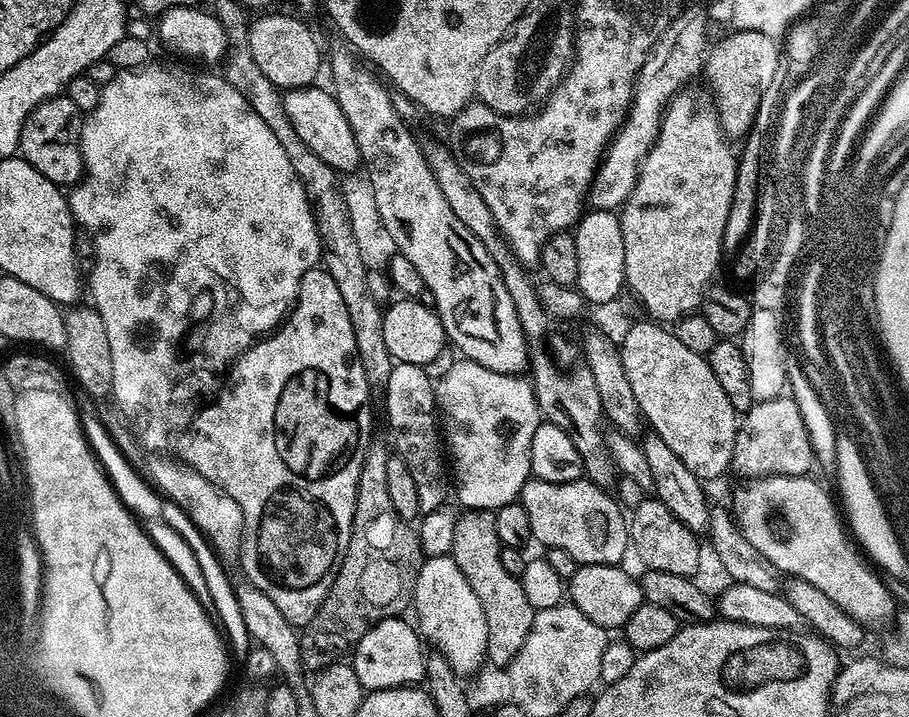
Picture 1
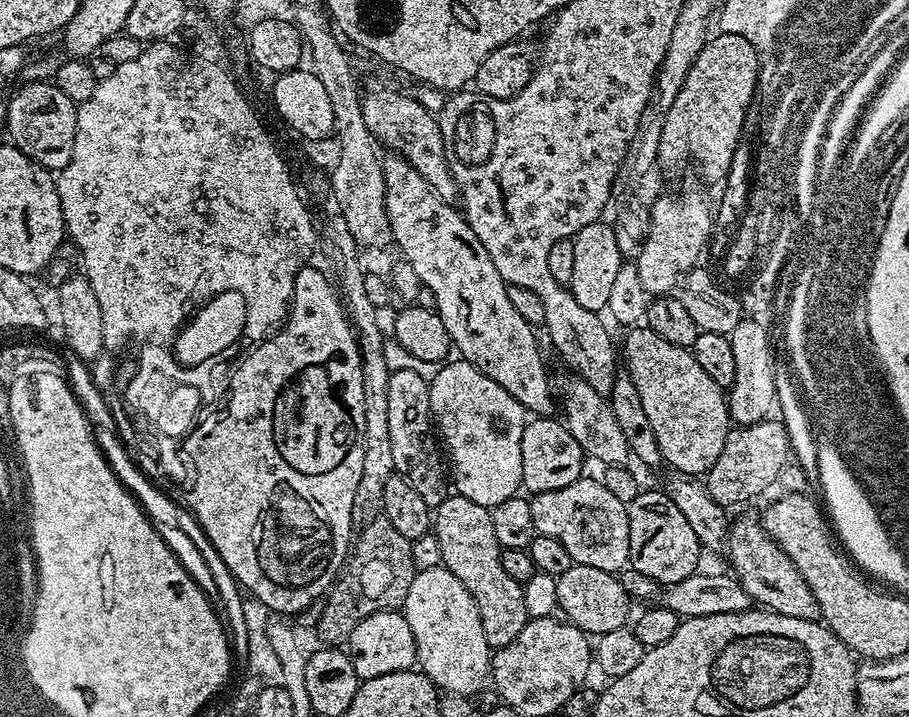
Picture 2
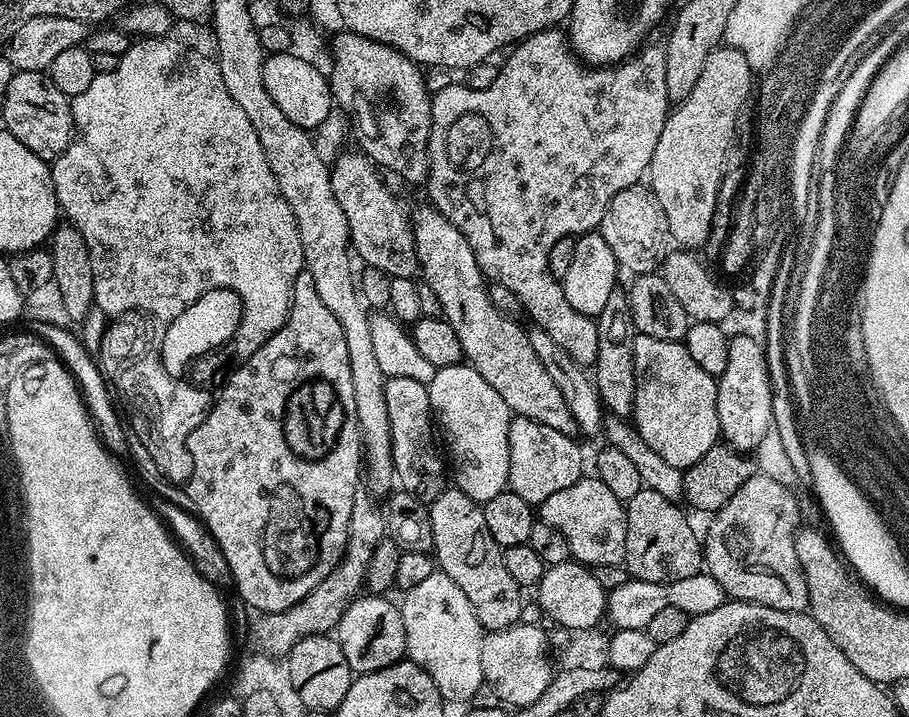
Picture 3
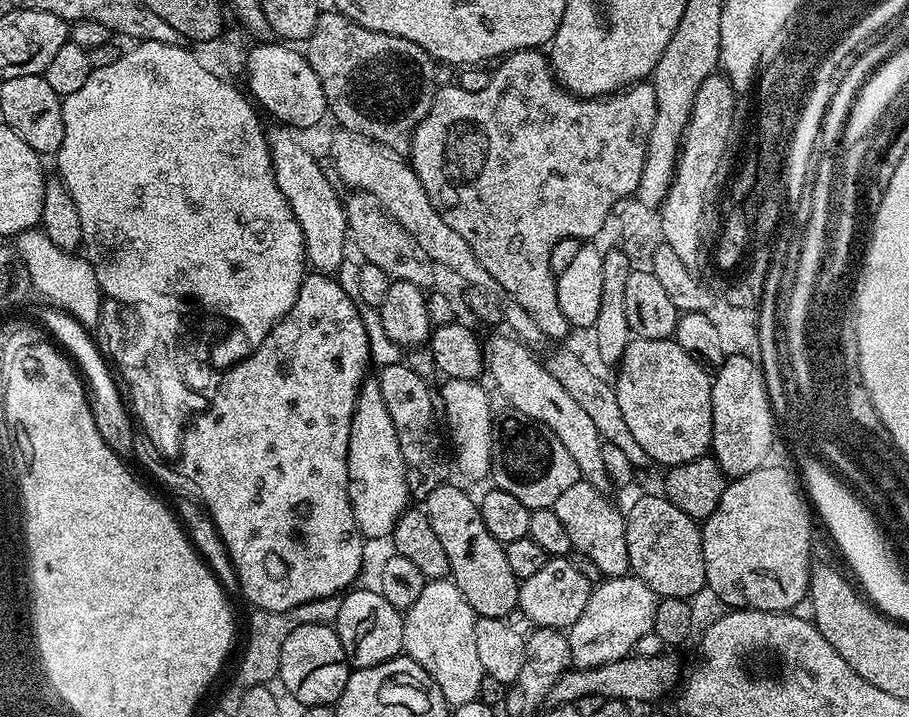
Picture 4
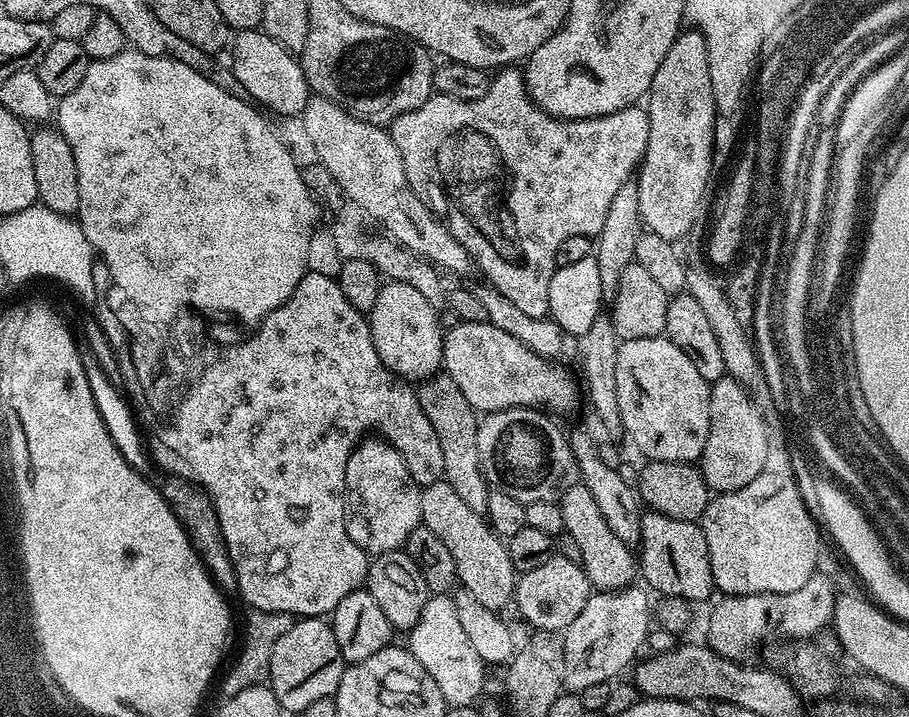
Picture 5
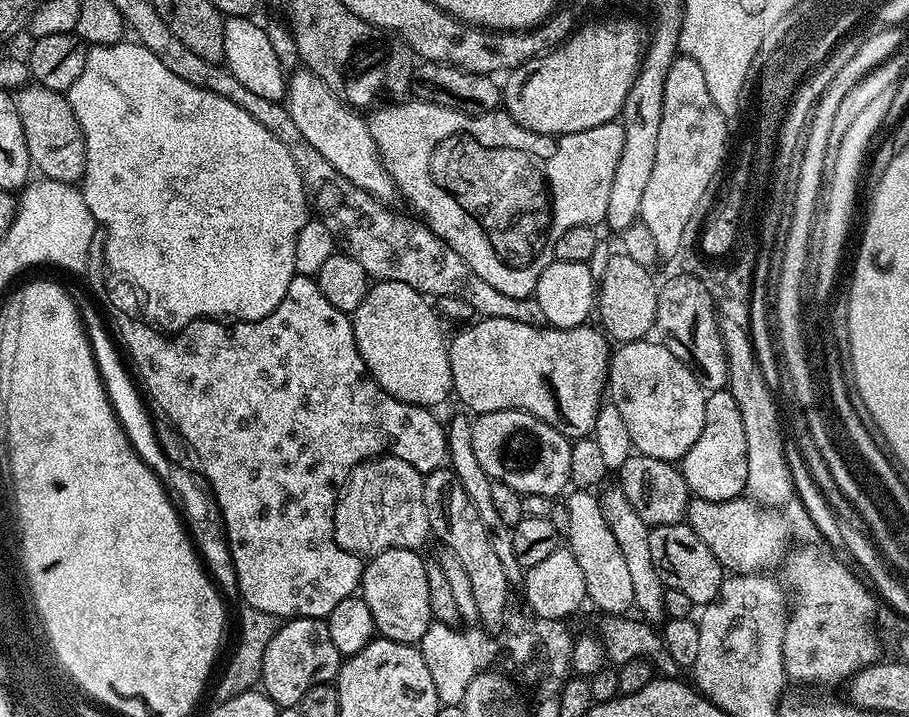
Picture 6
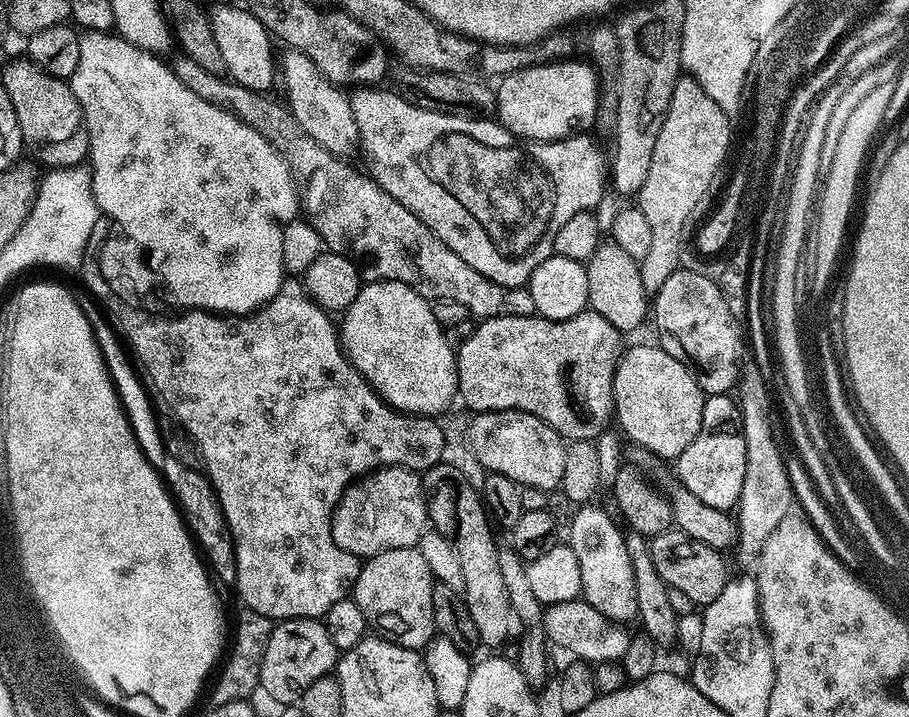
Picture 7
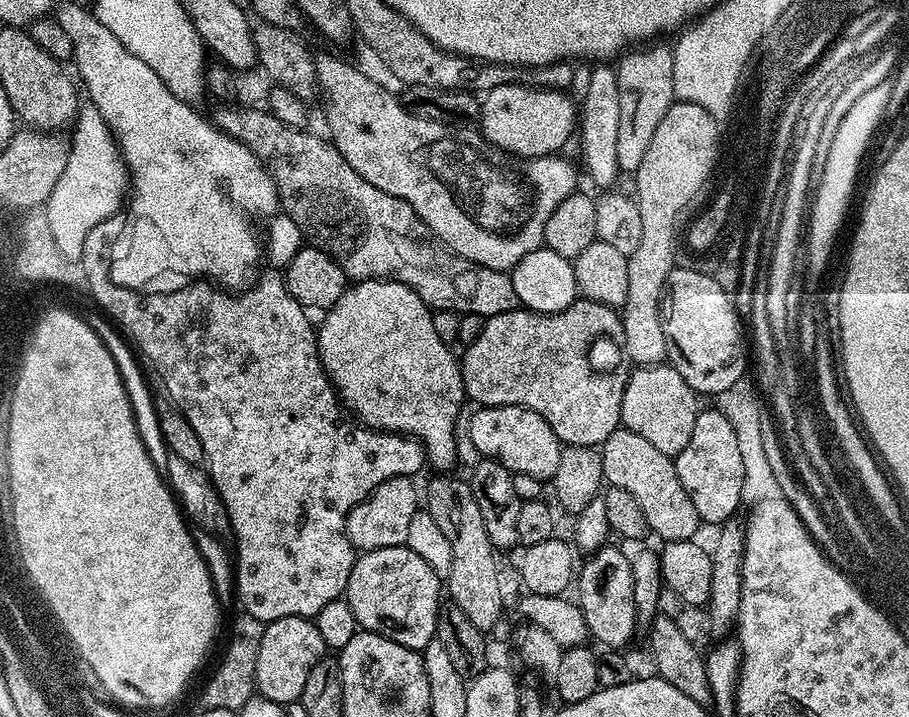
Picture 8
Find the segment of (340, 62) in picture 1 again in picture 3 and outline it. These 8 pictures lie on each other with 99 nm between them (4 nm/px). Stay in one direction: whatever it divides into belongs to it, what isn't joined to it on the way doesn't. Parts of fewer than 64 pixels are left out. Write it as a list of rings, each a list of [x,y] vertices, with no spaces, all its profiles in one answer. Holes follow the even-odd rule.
[[[431,206],[416,208],[410,212],[410,223],[413,238],[416,240],[419,271],[422,276],[424,274],[429,290],[436,295],[441,308],[439,311],[444,319],[450,322],[450,326],[454,326],[463,359],[476,368],[478,374],[482,374],[482,378],[486,378],[486,382],[490,382],[490,386],[498,390],[498,394],[502,394],[502,402],[506,402],[513,414],[542,422],[542,426],[550,426],[550,430],[572,436],[577,431],[577,426],[574,414],[570,414],[570,406],[566,406],[566,400],[562,398],[558,386],[554,386],[550,374],[546,374],[542,362],[538,362],[538,354],[534,354],[534,346],[530,346],[527,331],[523,327],[520,329],[521,325],[517,321],[499,312],[491,302],[489,285],[474,258],[474,250],[470,250],[470,242],[466,242],[460,231],[437,208]]]

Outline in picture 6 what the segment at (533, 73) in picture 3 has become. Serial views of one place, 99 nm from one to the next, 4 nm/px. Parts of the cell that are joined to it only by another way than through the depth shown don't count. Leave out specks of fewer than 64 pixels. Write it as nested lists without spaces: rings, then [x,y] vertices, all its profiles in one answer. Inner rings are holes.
[[[408,98],[403,102],[385,103],[383,106],[377,107],[371,115],[367,117],[368,129],[378,146],[384,168],[396,184],[397,193],[408,199],[409,206],[417,212],[415,215],[427,224],[428,229],[439,240],[446,242],[446,246],[450,250],[454,250],[454,254],[458,254],[458,258],[462,258],[462,262],[466,262],[466,266],[470,266],[470,270],[474,270],[474,274],[478,274],[478,278],[482,278],[482,282],[490,282],[490,286],[494,286],[494,290],[498,290],[502,294],[510,294],[510,298],[527,300],[535,293],[538,278],[542,274],[542,270],[546,270],[546,266],[552,263],[556,255],[558,238],[562,238],[562,234],[566,234],[566,230],[570,230],[574,226],[586,226],[587,224],[596,226],[604,219],[606,205],[610,203],[610,186],[614,186],[614,170],[618,170],[618,158],[622,158],[623,123],[613,122],[602,126],[594,126],[594,130],[578,130],[574,134],[566,134],[565,136],[543,136],[534,130],[526,130],[522,126],[518,126],[518,122],[514,122],[514,118],[503,110],[471,116],[453,108],[438,106],[415,98]],[[472,134],[476,134],[482,142],[486,142],[488,150],[480,148],[472,140]]]

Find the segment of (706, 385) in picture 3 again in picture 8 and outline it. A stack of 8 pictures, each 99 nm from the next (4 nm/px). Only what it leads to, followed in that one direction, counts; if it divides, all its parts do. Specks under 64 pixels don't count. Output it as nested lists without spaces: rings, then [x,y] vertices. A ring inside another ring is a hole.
[[[667,363],[640,366],[635,371],[629,375],[622,394],[621,425],[646,438],[646,442],[662,450],[662,454],[675,458],[686,442],[690,442],[690,434],[694,434],[697,393],[692,391],[682,374],[678,374],[678,370]]]

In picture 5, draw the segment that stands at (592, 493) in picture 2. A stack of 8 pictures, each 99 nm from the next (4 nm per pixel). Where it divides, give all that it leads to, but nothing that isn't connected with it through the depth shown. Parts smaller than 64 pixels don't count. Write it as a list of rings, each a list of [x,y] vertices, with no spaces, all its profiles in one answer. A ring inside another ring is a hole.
[[[579,482],[571,484],[558,501],[562,510],[562,522],[564,531],[570,533],[571,537],[579,543],[579,549],[582,550],[580,567],[583,568],[593,589],[602,592],[618,591],[621,588],[627,588],[633,583],[632,579],[638,576],[638,560],[634,555],[633,549],[622,542],[610,530],[606,518],[602,518],[598,511],[597,504],[594,503],[594,497],[590,495],[590,490]]]

